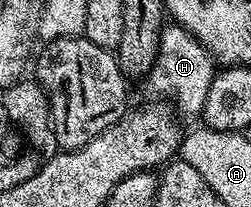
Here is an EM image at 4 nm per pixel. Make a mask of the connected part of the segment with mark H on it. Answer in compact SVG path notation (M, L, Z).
M167 25L164 26L159 38L159 56L147 72L145 82L147 82L147 91L151 97L169 97L180 116L199 117L203 114L205 99L209 97L209 87L216 74L217 64L208 51L185 28Z

